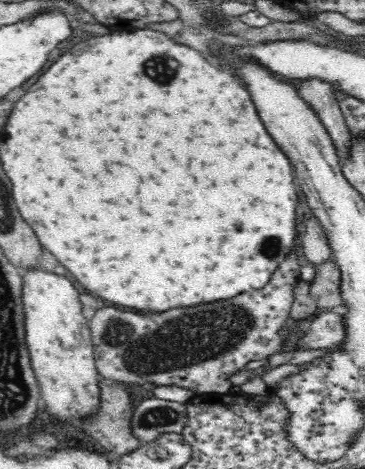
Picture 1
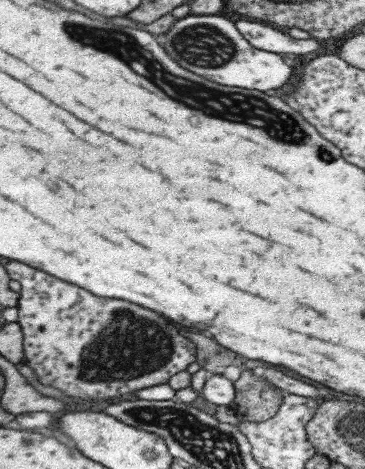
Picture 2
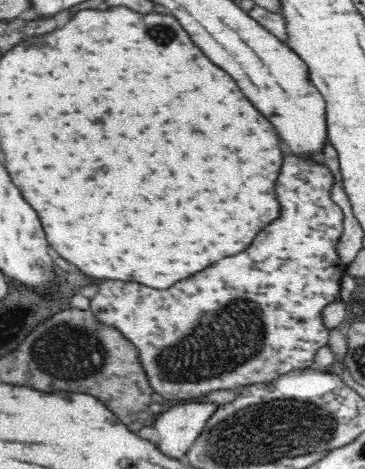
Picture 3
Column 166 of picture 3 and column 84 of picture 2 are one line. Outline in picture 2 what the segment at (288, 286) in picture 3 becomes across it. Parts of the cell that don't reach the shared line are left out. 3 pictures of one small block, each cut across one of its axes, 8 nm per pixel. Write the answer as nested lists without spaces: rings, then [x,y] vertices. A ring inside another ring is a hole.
[[[11,260],[7,272],[11,280],[21,284],[17,322],[25,334],[25,364],[37,374],[41,384],[53,386],[65,396],[99,402],[103,398],[119,398],[129,392],[135,394],[143,388],[169,384],[175,374],[187,372],[189,364],[199,362],[199,346],[187,336],[181,336],[175,324],[155,310],[147,310],[127,300],[99,298],[81,286],[63,282],[23,262]]]

